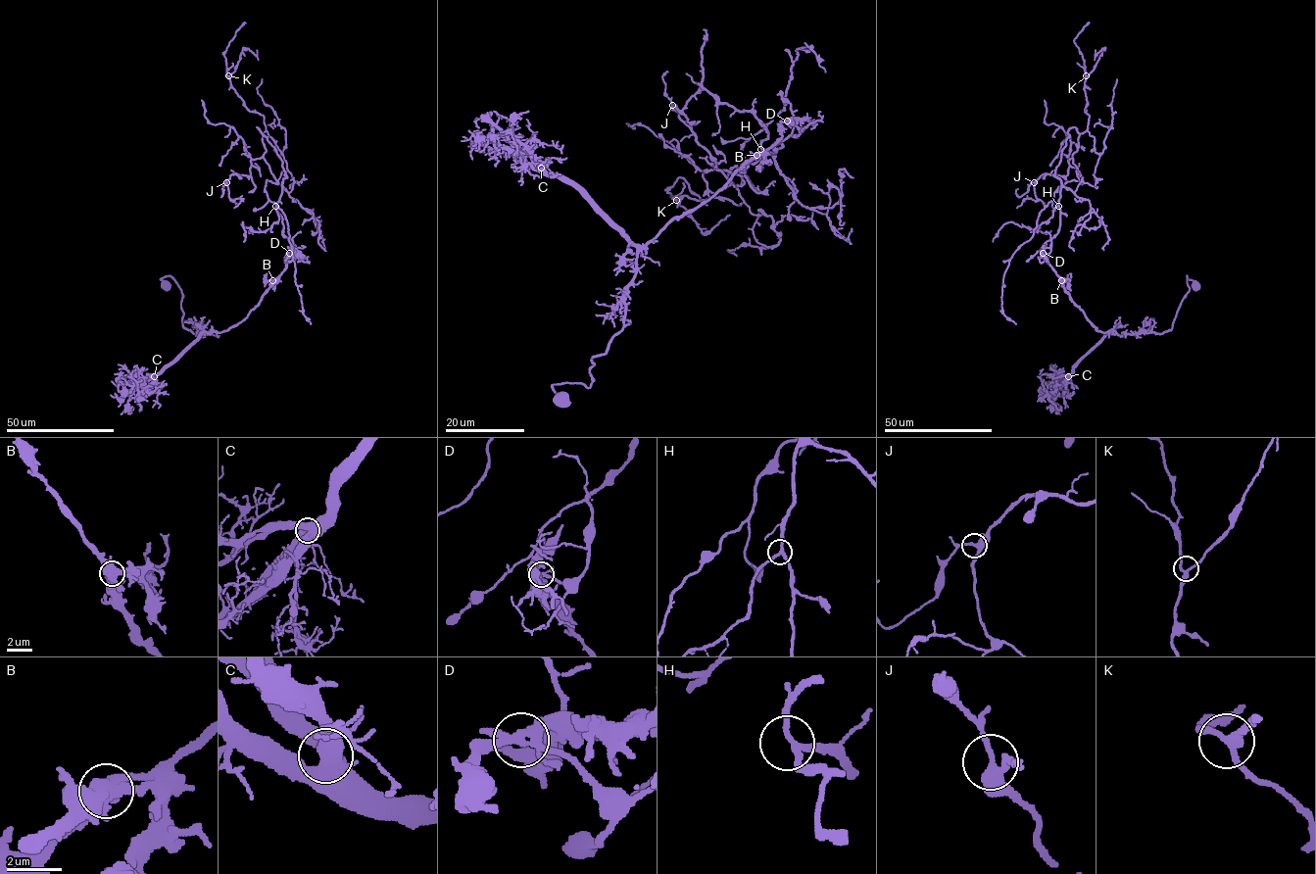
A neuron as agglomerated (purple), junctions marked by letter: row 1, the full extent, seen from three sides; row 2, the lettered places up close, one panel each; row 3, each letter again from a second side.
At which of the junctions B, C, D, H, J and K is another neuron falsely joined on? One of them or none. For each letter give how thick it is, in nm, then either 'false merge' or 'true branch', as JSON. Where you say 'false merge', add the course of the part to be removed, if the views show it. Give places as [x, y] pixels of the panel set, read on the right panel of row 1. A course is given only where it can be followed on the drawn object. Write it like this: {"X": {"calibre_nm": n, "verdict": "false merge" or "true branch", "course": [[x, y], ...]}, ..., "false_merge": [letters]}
{"B": {"calibre_nm": 400, "verdict": "true branch"}, "C": {"calibre_nm": 600, "verdict": "true branch"}, "D": {"calibre_nm": 320, "verdict": "false merge", "course": [[1043, 253], [1059, 227], [1055, 170], [1075, 127], [1082, 183], [1058, 187], [1004, 273], [1001, 307], [1015, 324]]}, "H": {"calibre_nm": 240, "verdict": "true branch"}, "J": {"calibre_nm": 360, "verdict": "true branch"}, "K": {"calibre_nm": 280, "verdict": "true branch"}, "false_merge": ["D"]}

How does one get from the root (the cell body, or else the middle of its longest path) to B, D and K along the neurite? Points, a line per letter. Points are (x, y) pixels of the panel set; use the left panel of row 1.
B: (168, 286), (161, 279), (170, 275), (180, 289), (182, 325), (207, 334), (241, 322), (272, 280)
D: (168, 286), (161, 279), (170, 275), (180, 289), (185, 327), (221, 332), (258, 304), (289, 253)
K: (168, 286), (170, 275), (180, 289), (185, 327), (221, 332), (292, 251), (276, 209), (282, 162), (228, 75)

